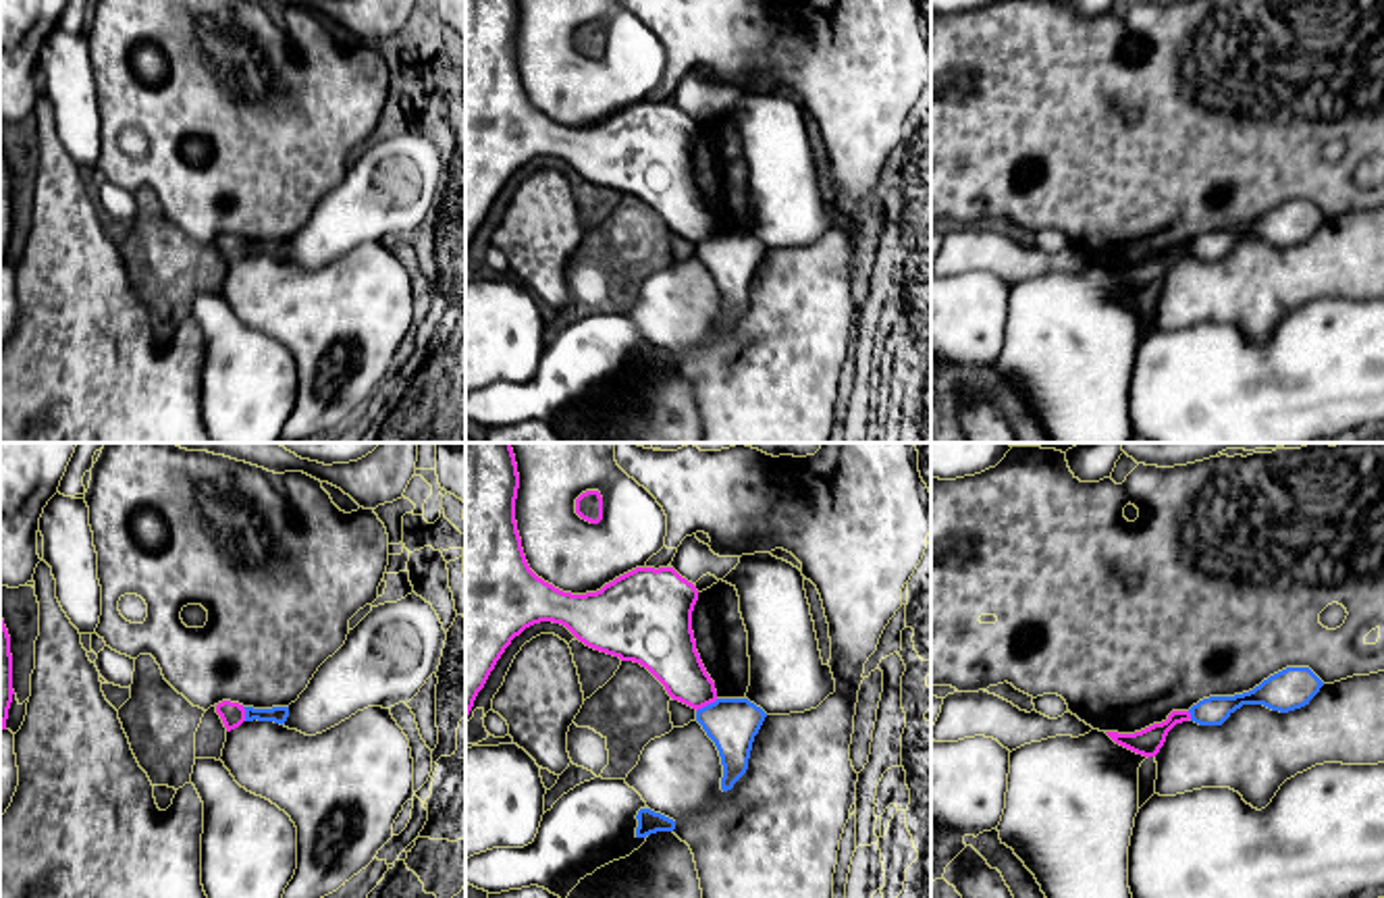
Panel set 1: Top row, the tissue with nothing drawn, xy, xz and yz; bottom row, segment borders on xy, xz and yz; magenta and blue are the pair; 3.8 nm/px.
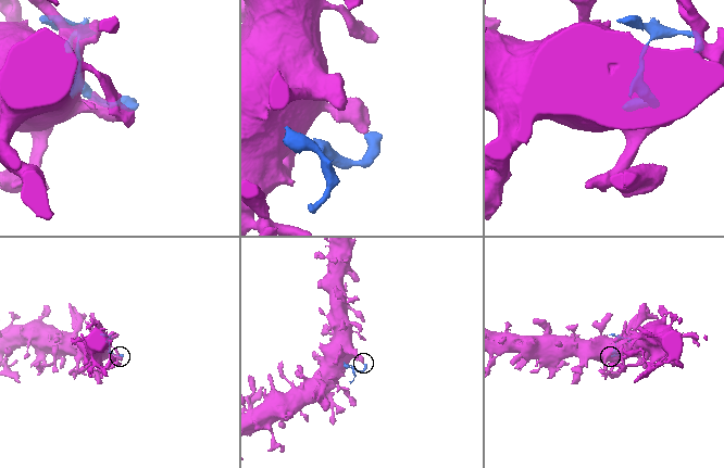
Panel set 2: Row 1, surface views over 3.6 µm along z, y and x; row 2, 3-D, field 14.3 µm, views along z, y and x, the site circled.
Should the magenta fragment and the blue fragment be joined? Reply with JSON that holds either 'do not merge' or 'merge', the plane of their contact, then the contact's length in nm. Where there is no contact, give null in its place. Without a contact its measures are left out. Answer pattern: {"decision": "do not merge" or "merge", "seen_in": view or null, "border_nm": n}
{"decision": "do not merge", "seen_in": "xz", "border_nm": 100}

